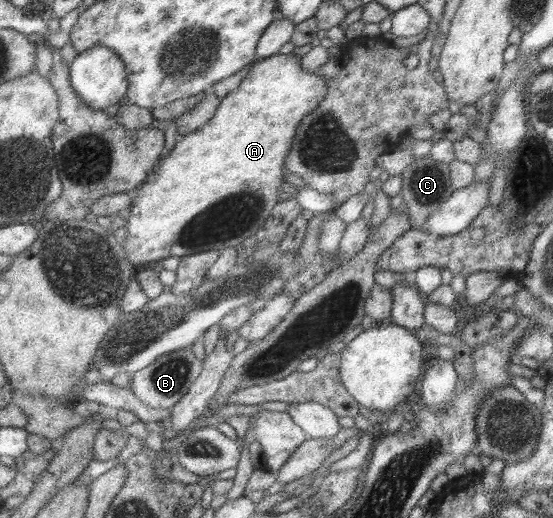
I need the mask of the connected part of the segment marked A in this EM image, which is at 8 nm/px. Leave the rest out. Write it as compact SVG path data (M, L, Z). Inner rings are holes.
M293 53L277 54L273 57L257 61L241 81L240 85L222 98L221 105L218 107L213 118L207 124L201 126L201 128L178 139L167 156L159 160L157 167L151 172L146 183L135 189L137 196L133 198L132 205L130 206L130 216L126 220L125 227L127 238L123 244L130 263L136 268L141 269L146 264L153 264L168 257L183 259L187 255L194 255L198 252L223 251L231 247L237 248L238 246L242 246L249 237L256 235L273 214L275 206L280 203L279 190L281 190L281 183L287 183L287 175L289 175L287 156L291 155L295 136L298 135L299 124L303 123L303 120L306 119L307 112L315 111L315 108L319 107L323 99L326 99L327 91L326 79L319 75L319 73L309 73L303 69L301 67L300 55Z

